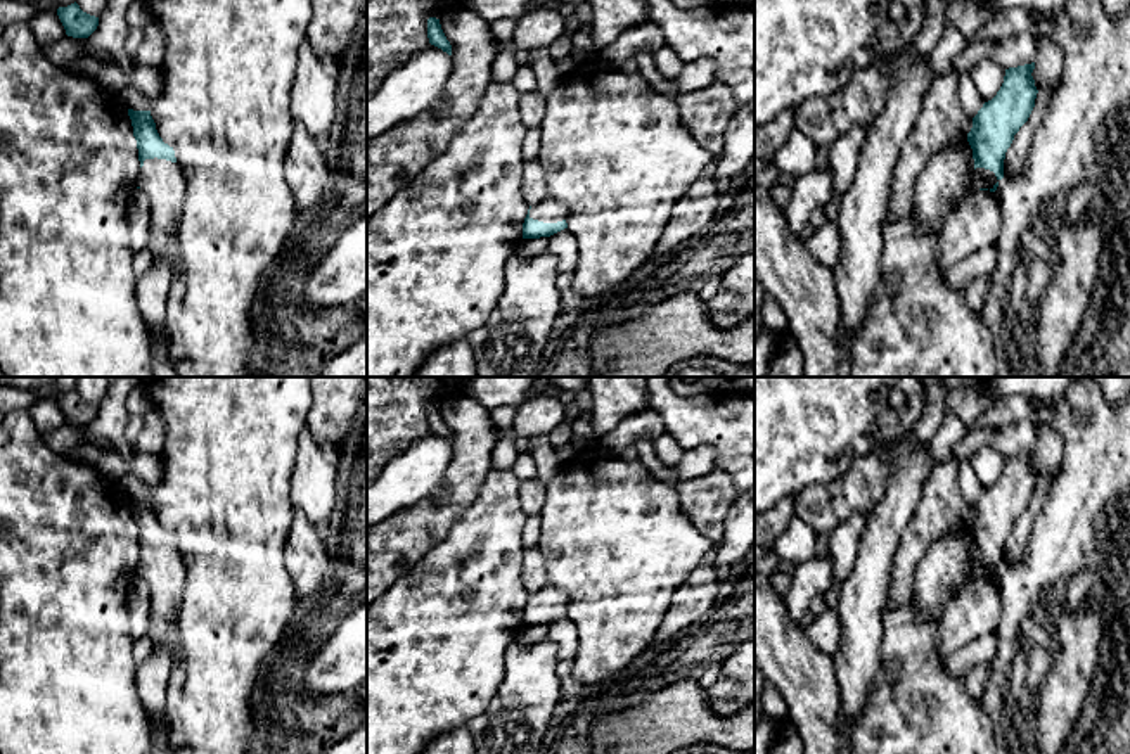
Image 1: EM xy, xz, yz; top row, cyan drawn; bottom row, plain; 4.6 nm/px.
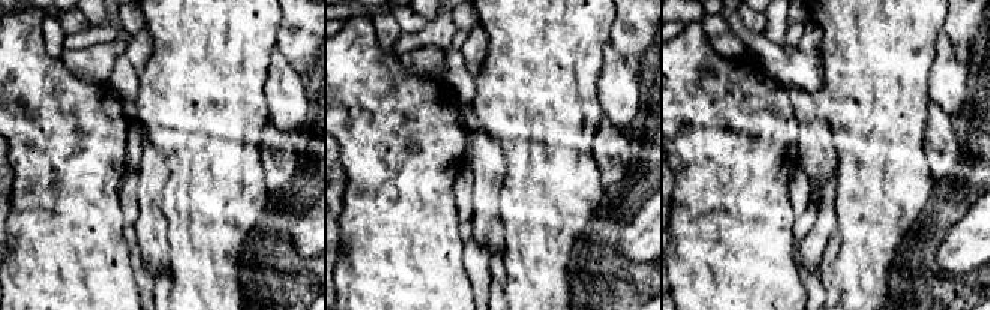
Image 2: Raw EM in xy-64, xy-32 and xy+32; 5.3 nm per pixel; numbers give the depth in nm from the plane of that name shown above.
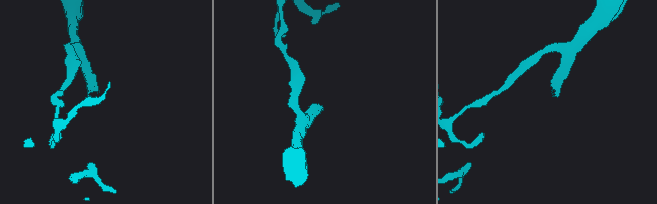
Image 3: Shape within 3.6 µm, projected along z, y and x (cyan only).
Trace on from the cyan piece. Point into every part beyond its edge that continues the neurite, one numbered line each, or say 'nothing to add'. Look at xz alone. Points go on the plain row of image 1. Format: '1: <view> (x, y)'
1: xz (549, 597)

